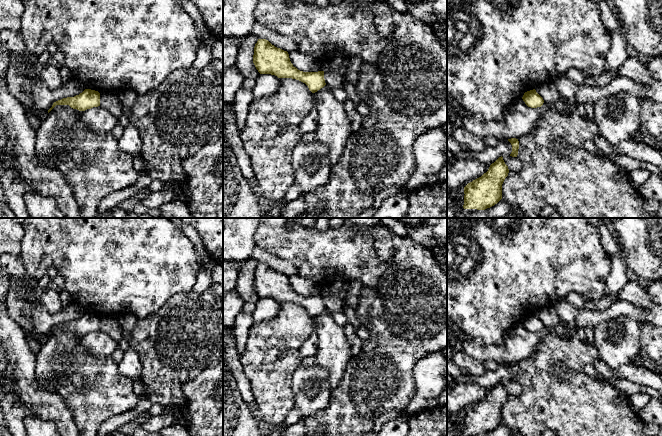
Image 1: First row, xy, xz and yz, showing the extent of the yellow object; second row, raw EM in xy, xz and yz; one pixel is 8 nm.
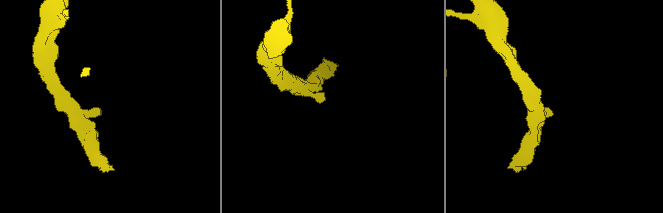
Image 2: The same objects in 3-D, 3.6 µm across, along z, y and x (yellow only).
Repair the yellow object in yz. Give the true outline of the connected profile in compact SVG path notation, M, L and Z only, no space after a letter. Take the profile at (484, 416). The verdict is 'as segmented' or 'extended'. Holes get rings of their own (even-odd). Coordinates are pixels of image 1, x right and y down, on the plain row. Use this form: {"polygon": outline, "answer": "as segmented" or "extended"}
{"polygon": "M503 381L492 387L486 397L464 411L464 429L461 436L485 434L502 423L502 408L509 393Z", "answer": "extended"}

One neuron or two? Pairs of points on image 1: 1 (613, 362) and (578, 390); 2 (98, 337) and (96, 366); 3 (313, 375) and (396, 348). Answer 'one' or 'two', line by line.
1: two
2: two
3: two

